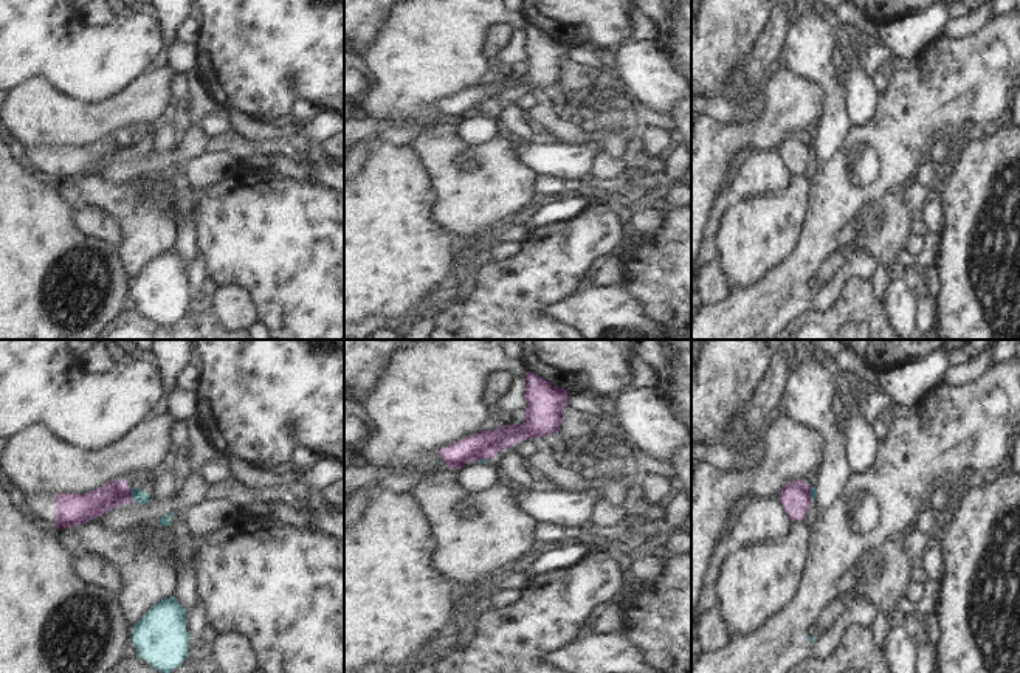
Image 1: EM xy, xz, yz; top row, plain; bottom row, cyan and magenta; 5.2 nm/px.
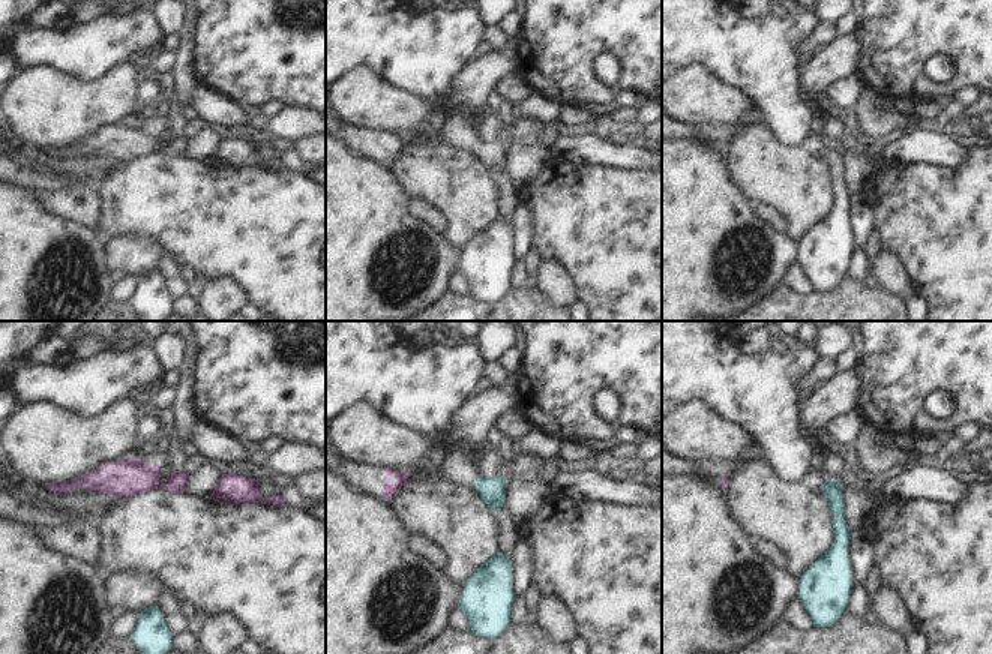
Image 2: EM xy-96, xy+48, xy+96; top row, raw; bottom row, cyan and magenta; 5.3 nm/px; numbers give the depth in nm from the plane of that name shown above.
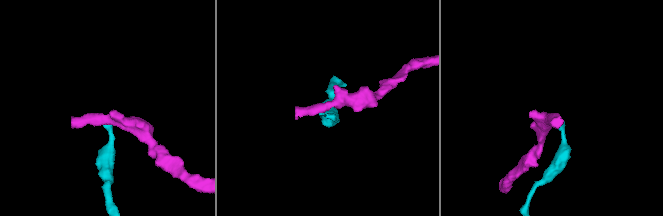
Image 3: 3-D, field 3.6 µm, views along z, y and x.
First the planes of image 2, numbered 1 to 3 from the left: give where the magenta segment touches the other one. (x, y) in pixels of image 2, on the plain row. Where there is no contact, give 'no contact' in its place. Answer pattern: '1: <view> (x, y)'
1: no contact
2: no contact
3: no contact

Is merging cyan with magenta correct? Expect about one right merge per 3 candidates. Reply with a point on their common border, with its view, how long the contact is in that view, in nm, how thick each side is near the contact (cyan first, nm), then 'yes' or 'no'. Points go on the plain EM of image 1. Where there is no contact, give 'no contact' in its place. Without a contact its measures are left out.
contact xy (132, 148); length 80 nm; calibres 70 and 140 nm; no

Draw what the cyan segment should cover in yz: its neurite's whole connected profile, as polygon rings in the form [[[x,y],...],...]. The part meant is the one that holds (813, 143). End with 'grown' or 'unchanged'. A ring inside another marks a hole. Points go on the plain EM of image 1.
[[[801,14],[789,22],[780,64],[792,74],[822,90],[823,113],[811,133],[817,158],[832,157],[843,144],[853,123],[846,107],[846,88],[839,81],[832,48],[845,42],[840,25],[829,14]]] | grown

